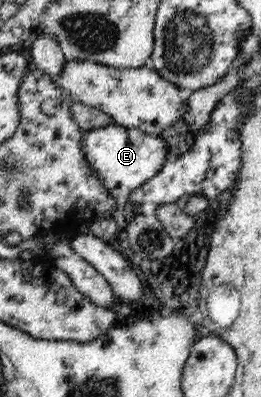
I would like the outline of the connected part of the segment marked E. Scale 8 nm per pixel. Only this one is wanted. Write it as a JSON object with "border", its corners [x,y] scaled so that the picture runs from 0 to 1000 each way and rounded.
{"border":[[[441,312],[330,330],[318,380],[341,416],[387,448],[421,494],[448,504],[460,526],[490,509],[506,484],[594,446],[644,403],[644,360],[621,345]]]}

